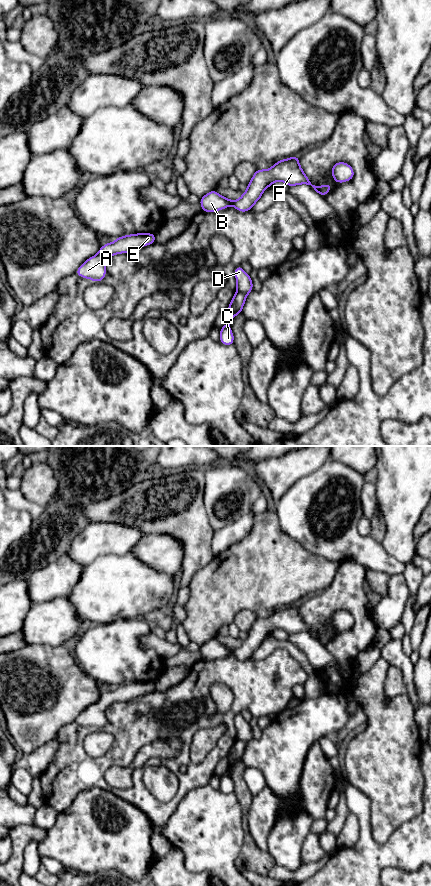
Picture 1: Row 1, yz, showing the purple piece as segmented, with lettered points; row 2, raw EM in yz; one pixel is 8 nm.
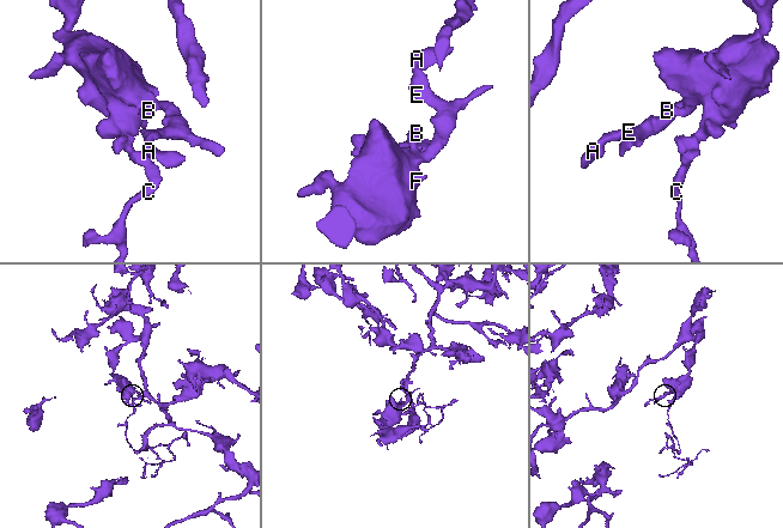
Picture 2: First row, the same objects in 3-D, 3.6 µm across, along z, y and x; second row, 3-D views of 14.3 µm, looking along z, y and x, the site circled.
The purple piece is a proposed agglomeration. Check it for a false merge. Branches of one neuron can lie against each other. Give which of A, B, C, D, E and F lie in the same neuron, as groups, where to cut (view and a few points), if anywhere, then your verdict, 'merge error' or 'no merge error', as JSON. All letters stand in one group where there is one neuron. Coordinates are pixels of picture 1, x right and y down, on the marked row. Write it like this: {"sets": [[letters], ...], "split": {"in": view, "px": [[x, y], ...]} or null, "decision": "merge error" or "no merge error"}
{"sets": [["A", "B", "D", "E", "F"], ["C"]], "split": {"in": "yz", "px": [[237, 290], [247, 294]]}, "decision": "merge error"}

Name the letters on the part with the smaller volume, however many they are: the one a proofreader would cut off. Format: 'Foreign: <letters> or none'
Foreign: C

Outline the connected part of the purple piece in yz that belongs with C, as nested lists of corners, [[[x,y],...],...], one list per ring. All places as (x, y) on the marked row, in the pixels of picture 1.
[[[237,291],[227,308],[228,320],[227,323],[220,329],[220,342],[225,346],[234,344],[234,335],[230,329],[230,321],[237,314],[242,313],[246,297],[247,294]]]

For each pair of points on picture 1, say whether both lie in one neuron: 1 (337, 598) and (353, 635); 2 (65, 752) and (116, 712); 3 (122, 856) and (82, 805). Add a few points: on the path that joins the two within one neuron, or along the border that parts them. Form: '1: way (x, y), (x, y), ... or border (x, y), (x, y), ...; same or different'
1: way (347, 603), (358, 614), (358, 625); same
2: way (87, 763), (103, 763), (119, 747), (119, 734); same
3: way (113, 843), (99, 829), (92, 818); same

